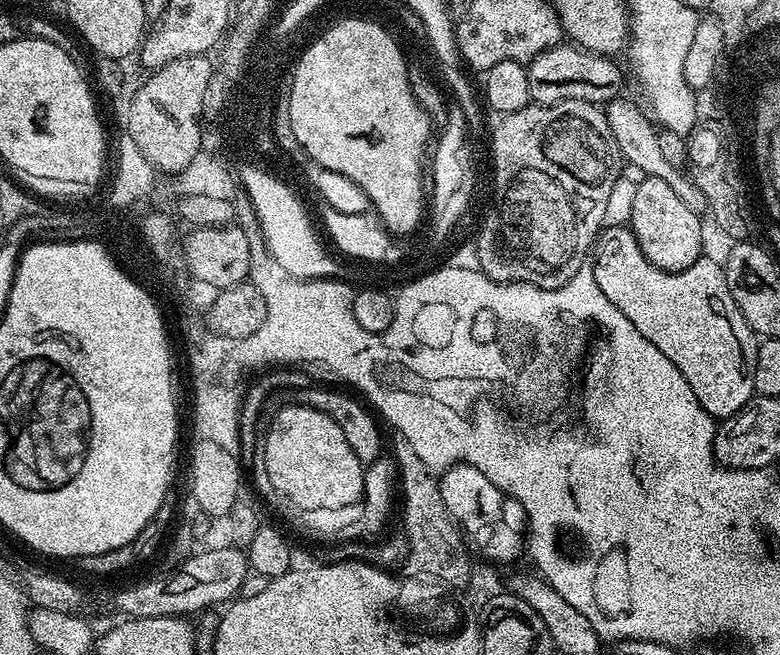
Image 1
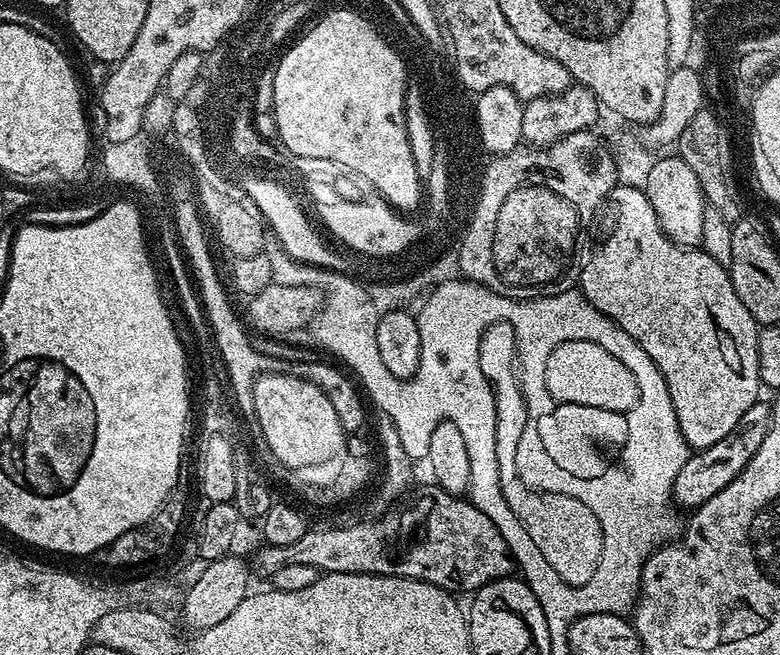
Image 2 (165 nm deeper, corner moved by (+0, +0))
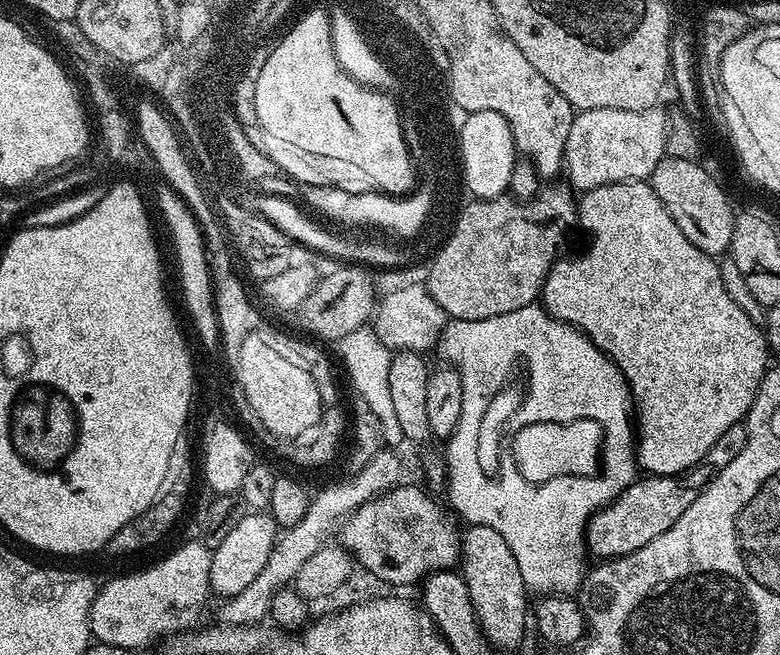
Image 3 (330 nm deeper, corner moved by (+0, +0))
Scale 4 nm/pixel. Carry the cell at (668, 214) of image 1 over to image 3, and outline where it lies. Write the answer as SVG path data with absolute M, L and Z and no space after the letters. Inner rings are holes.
M665 155L658 166L654 166L650 183L662 206L666 206L670 218L674 218L678 230L682 230L682 234L686 234L686 238L690 238L690 242L694 242L698 250L702 250L707 256L720 258L731 249L737 213L731 202L720 195L719 188L705 175L700 162Z

